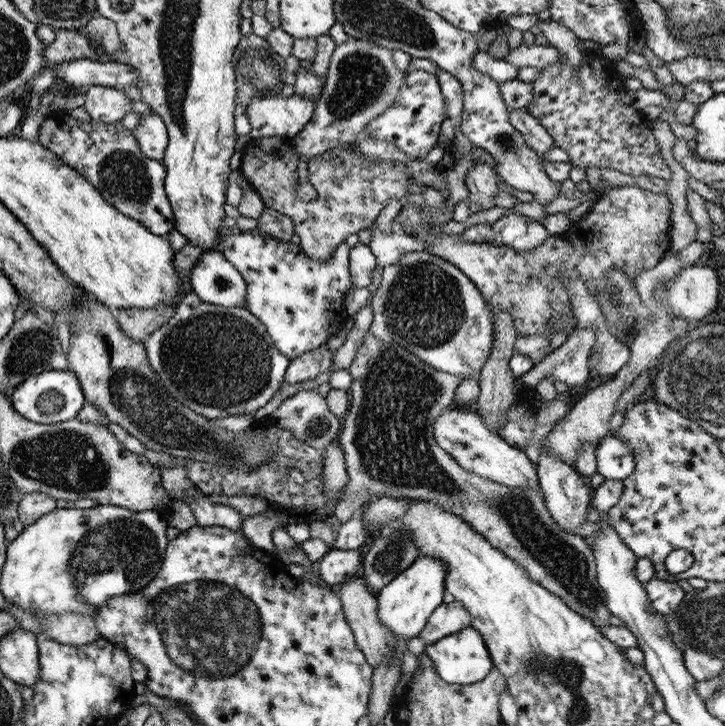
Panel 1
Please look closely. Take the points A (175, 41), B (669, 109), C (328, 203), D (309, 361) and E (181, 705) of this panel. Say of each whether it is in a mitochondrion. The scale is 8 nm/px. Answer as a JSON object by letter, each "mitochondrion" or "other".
{"A":"mitochondrion","B":"other","C":"mitochondrion","D":"other","E":"other"}

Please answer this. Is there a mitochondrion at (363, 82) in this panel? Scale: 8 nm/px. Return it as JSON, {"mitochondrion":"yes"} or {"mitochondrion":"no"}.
{"mitochondrion":"yes"}

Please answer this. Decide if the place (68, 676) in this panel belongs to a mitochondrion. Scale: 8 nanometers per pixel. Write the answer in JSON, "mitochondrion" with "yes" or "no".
{"mitochondrion":"no"}

